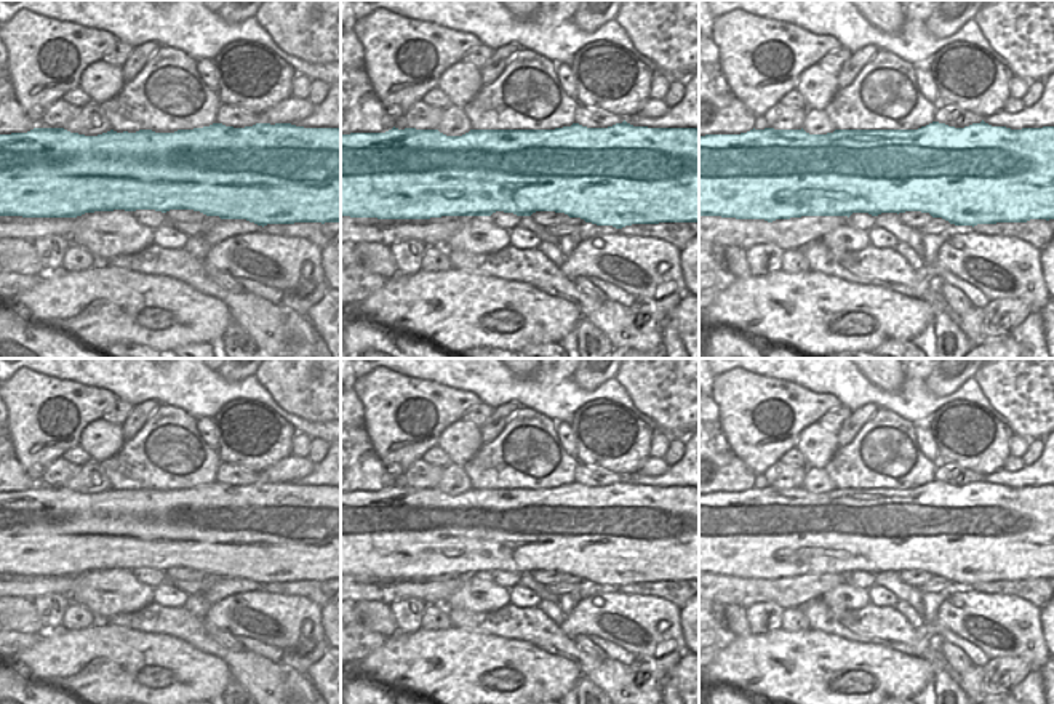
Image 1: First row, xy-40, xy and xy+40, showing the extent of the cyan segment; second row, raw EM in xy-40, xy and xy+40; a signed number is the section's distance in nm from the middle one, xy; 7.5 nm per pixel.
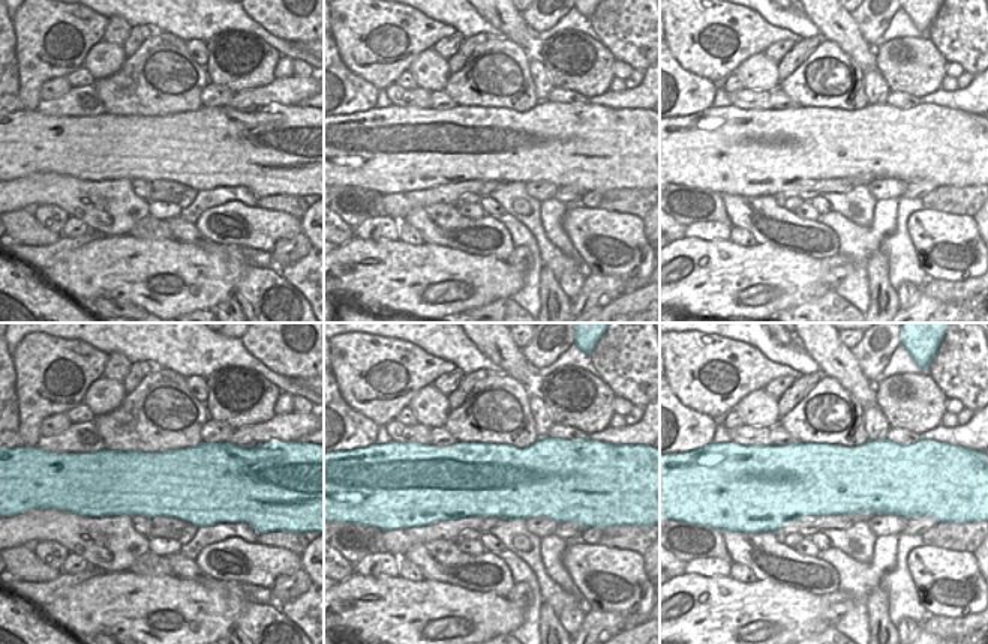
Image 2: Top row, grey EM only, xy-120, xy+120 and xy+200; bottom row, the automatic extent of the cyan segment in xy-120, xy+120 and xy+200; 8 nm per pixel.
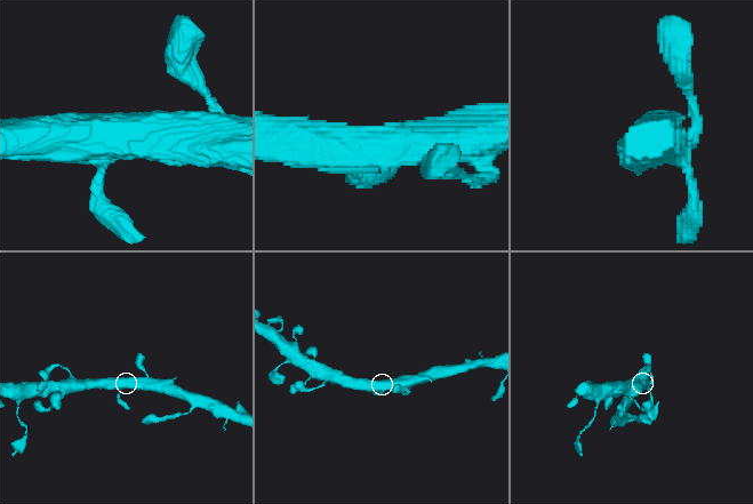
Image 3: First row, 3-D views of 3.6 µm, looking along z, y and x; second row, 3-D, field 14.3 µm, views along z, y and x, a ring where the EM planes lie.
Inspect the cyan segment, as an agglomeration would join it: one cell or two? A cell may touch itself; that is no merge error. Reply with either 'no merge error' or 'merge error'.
no merge error

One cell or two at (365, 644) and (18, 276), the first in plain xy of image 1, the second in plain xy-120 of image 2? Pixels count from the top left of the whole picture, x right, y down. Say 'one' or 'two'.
two

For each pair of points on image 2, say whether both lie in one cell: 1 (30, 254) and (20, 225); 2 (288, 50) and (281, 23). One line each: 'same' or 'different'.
1: different
2: different

